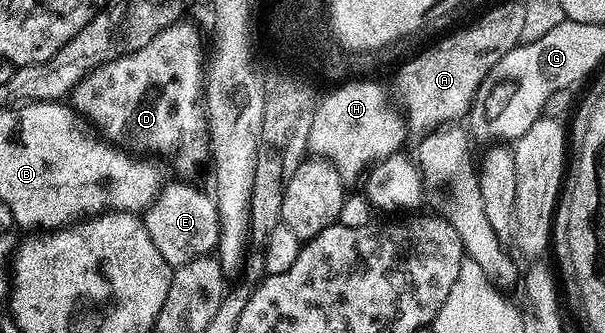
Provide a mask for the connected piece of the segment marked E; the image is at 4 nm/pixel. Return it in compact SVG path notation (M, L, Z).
M165 184L142 220L150 239L154 239L154 247L158 247L162 259L173 267L209 256L220 243L220 215L216 202L192 185Z

